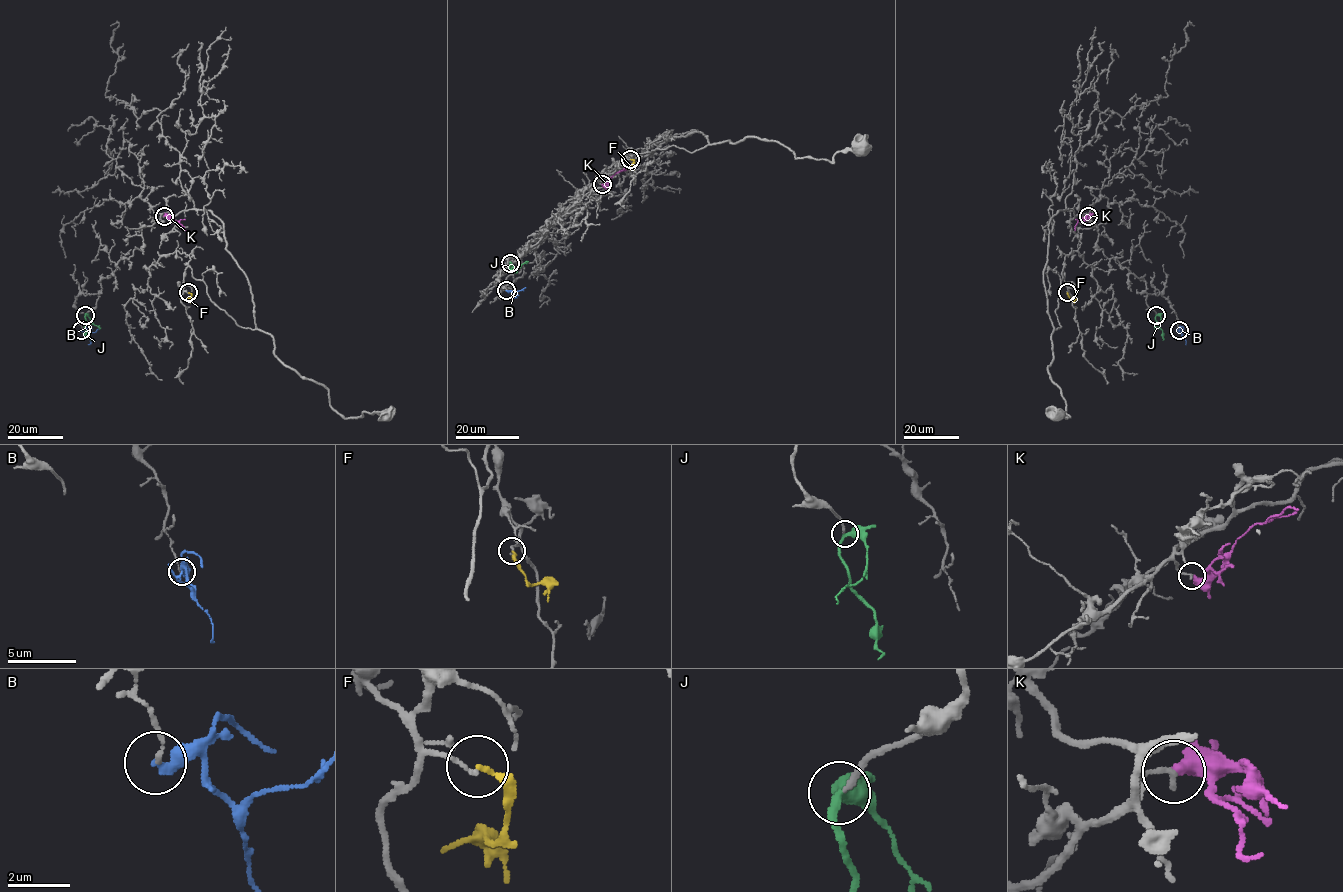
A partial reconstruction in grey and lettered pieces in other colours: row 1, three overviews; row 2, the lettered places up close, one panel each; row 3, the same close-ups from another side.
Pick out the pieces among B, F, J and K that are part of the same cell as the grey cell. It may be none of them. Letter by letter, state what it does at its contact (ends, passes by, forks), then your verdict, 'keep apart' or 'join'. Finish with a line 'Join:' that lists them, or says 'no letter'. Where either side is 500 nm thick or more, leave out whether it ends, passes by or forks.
B: it ends | keep apart
F: it ends | keep apart
J: it passes by | join
K: it ends | keep apart
Join: J

